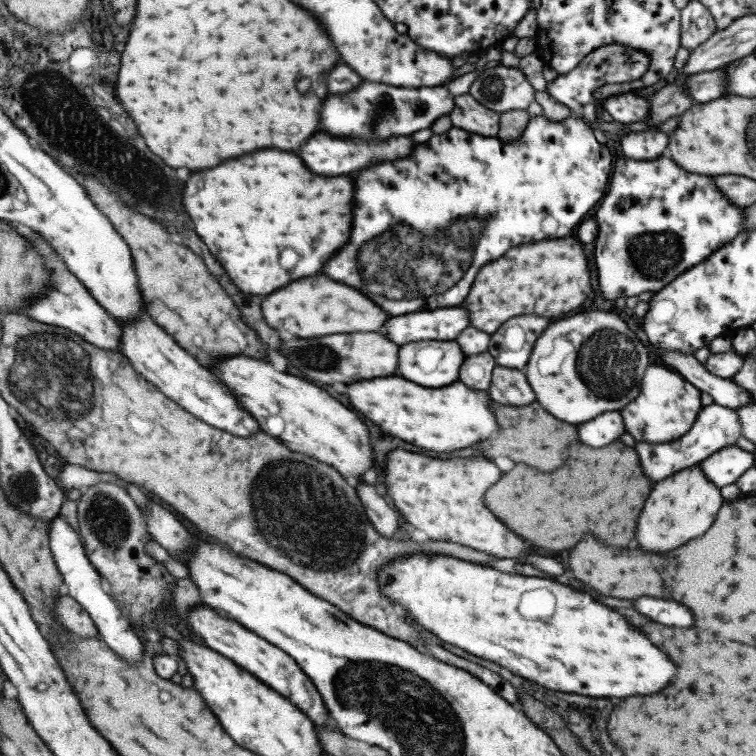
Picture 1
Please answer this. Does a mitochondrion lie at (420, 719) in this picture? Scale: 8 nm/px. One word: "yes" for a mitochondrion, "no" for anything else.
yes

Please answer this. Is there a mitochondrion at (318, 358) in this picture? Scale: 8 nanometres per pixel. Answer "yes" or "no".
yes

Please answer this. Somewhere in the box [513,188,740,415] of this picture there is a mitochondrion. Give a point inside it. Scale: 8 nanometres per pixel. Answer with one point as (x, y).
(606, 363)

